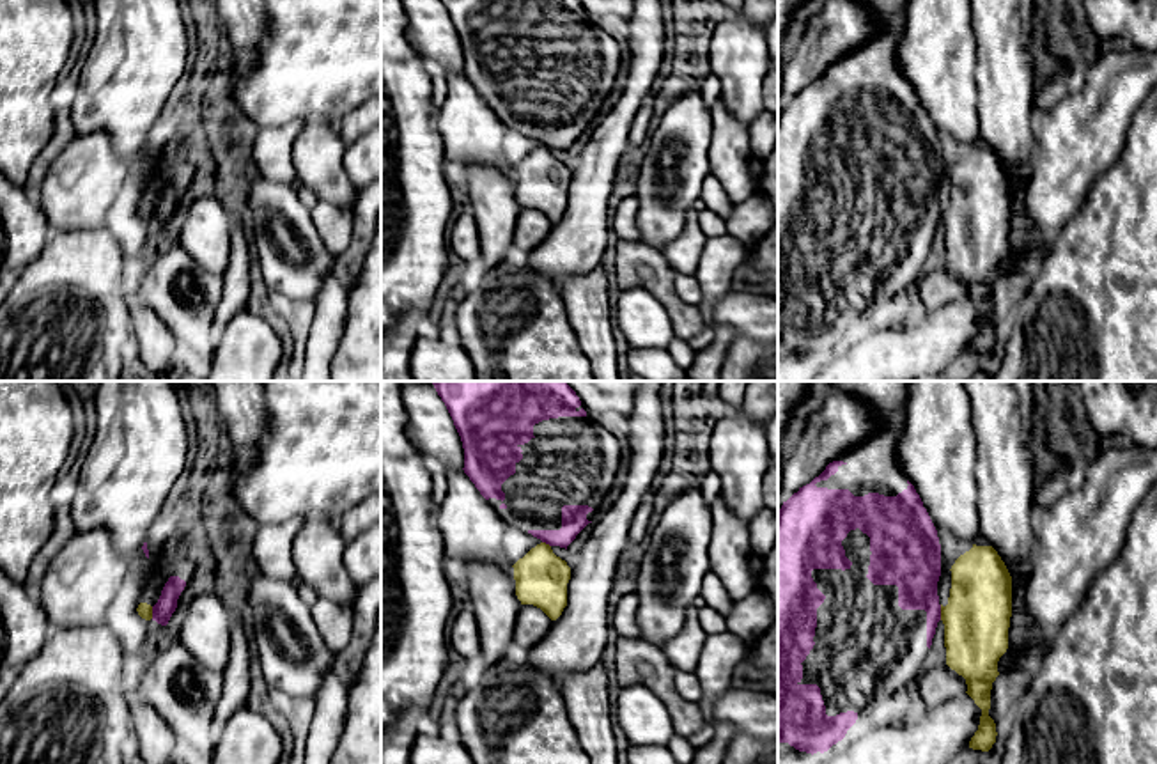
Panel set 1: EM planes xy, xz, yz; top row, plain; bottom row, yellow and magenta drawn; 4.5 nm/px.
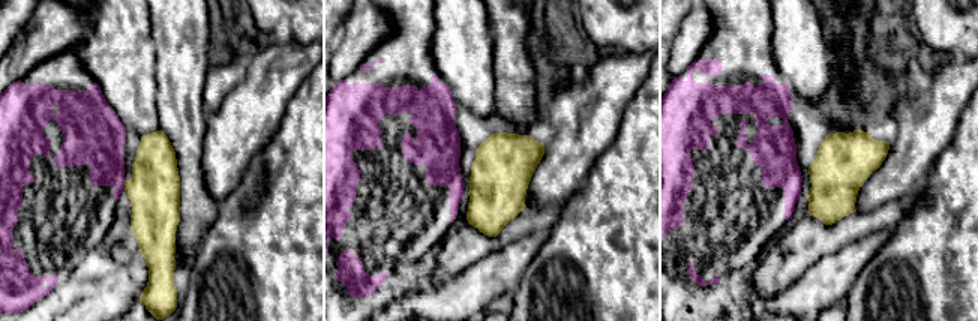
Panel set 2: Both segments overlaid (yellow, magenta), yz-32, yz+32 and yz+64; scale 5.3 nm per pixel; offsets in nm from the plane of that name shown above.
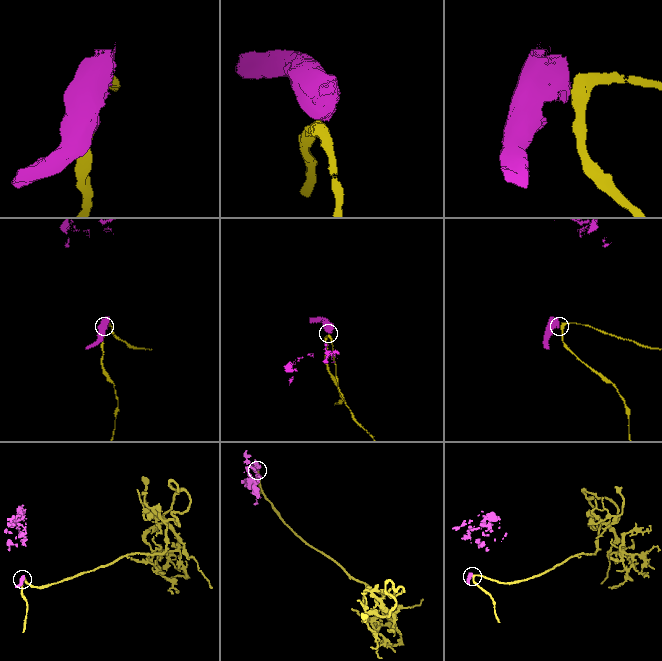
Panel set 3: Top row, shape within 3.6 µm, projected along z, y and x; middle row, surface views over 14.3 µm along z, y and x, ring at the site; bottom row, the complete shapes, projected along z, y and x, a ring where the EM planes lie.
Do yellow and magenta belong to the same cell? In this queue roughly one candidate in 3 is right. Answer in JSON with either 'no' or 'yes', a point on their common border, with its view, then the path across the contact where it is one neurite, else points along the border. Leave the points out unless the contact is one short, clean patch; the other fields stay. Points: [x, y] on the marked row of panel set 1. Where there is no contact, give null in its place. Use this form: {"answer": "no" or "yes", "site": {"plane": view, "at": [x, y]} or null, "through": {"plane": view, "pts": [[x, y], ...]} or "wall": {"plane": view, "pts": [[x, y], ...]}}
{"answer": "no", "site": {"plane": "yz", "at": [941, 612]}, "wall": {"plane": "yz", "pts": [[939, 605], [941, 619]]}}

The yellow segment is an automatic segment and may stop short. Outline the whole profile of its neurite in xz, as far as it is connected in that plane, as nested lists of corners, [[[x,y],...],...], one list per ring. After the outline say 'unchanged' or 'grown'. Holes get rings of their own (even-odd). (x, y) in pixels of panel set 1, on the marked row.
[[[549,544],[532,548],[514,565],[516,596],[521,604],[540,608],[556,620],[567,606],[567,583],[571,567],[556,557]]] | unchanged

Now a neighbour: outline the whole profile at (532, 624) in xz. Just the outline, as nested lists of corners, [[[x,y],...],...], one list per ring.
[[[523,604],[514,629],[514,645],[528,651],[549,631],[553,620],[537,606]]]

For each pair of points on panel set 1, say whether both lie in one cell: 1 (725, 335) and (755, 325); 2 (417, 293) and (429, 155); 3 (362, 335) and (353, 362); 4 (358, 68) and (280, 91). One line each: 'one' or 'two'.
1: two
2: one
3: one
4: one

